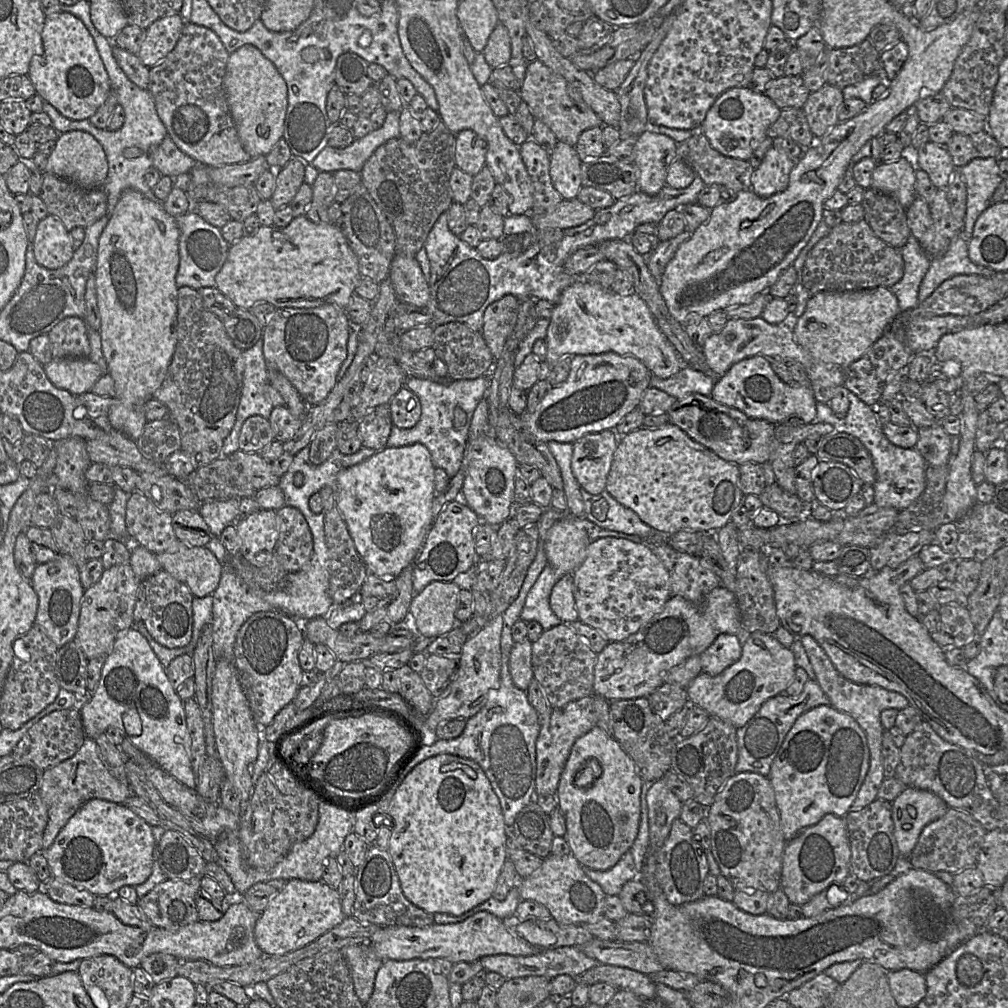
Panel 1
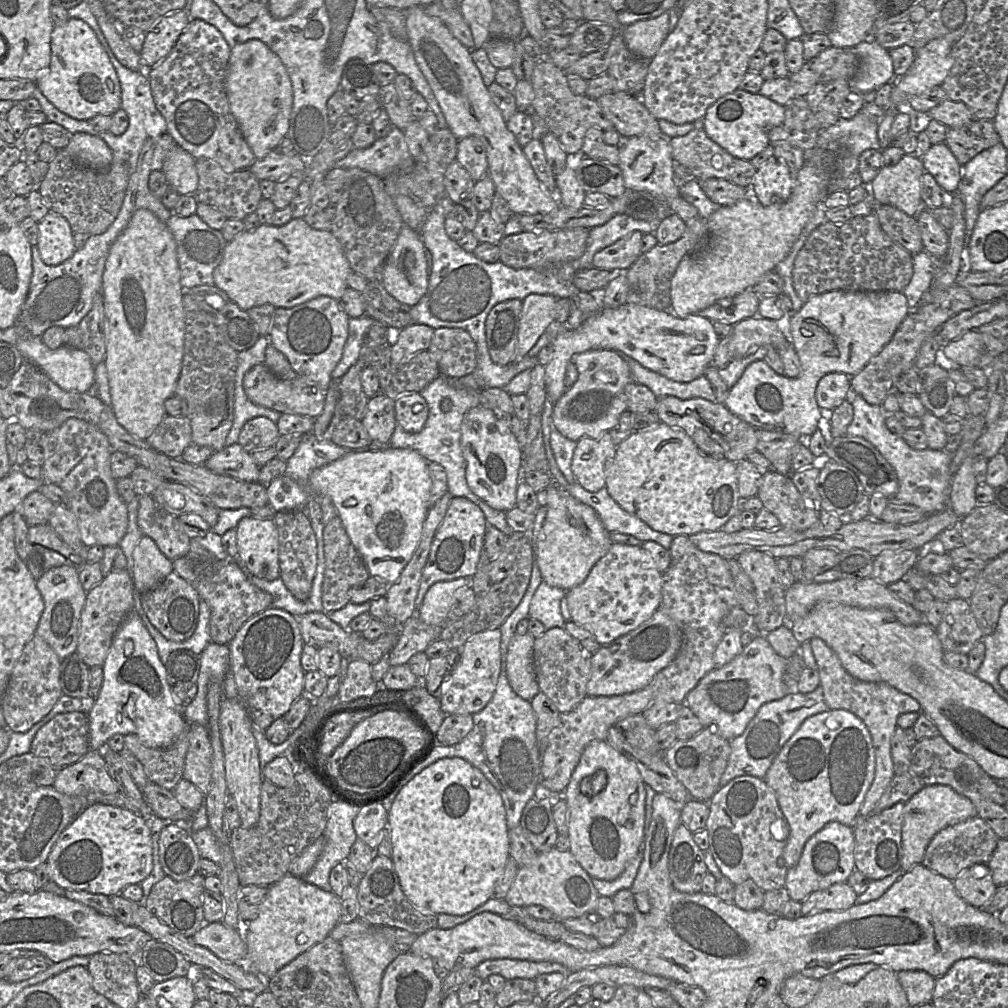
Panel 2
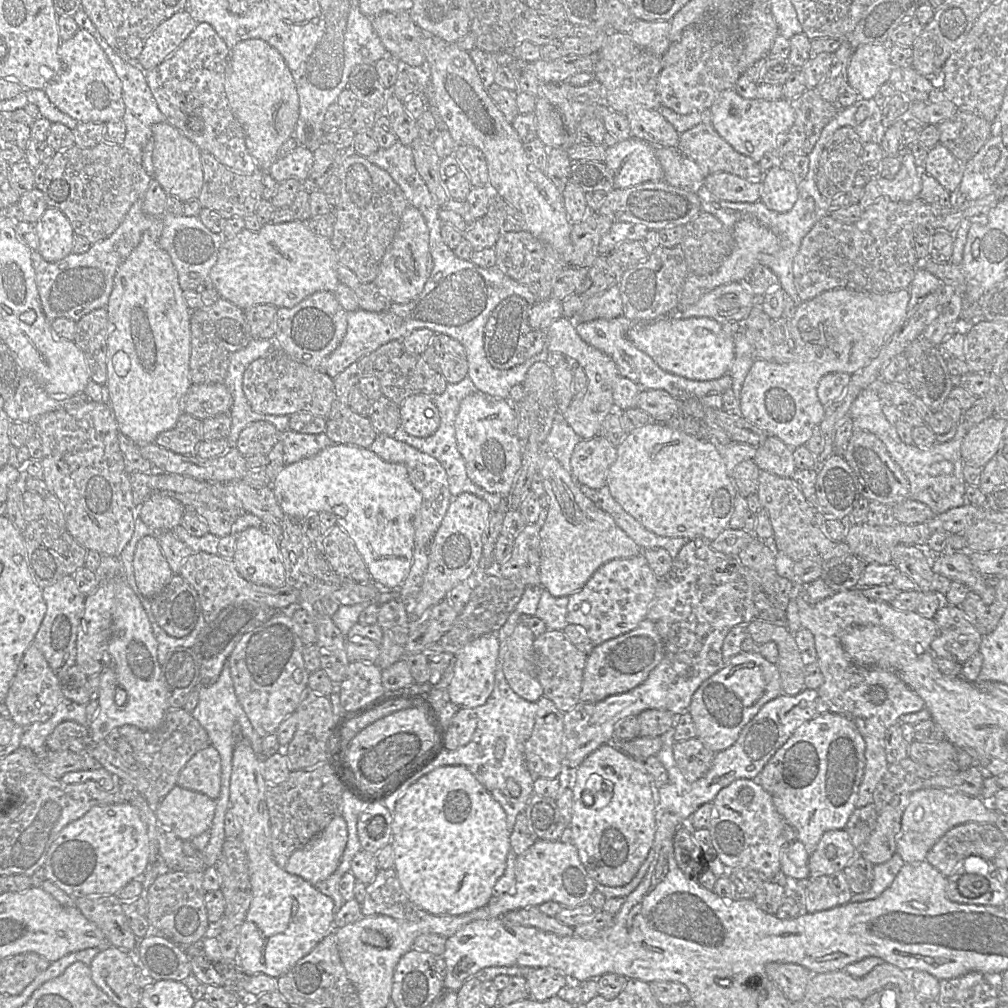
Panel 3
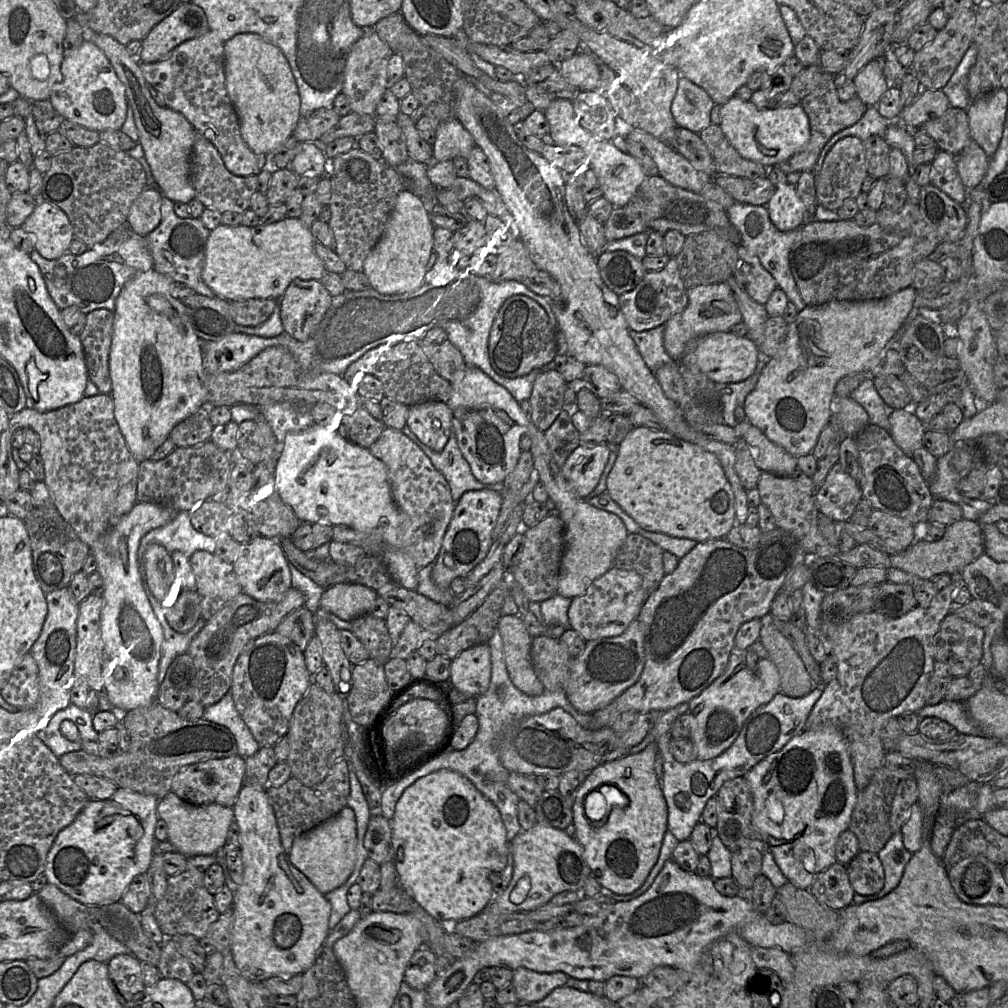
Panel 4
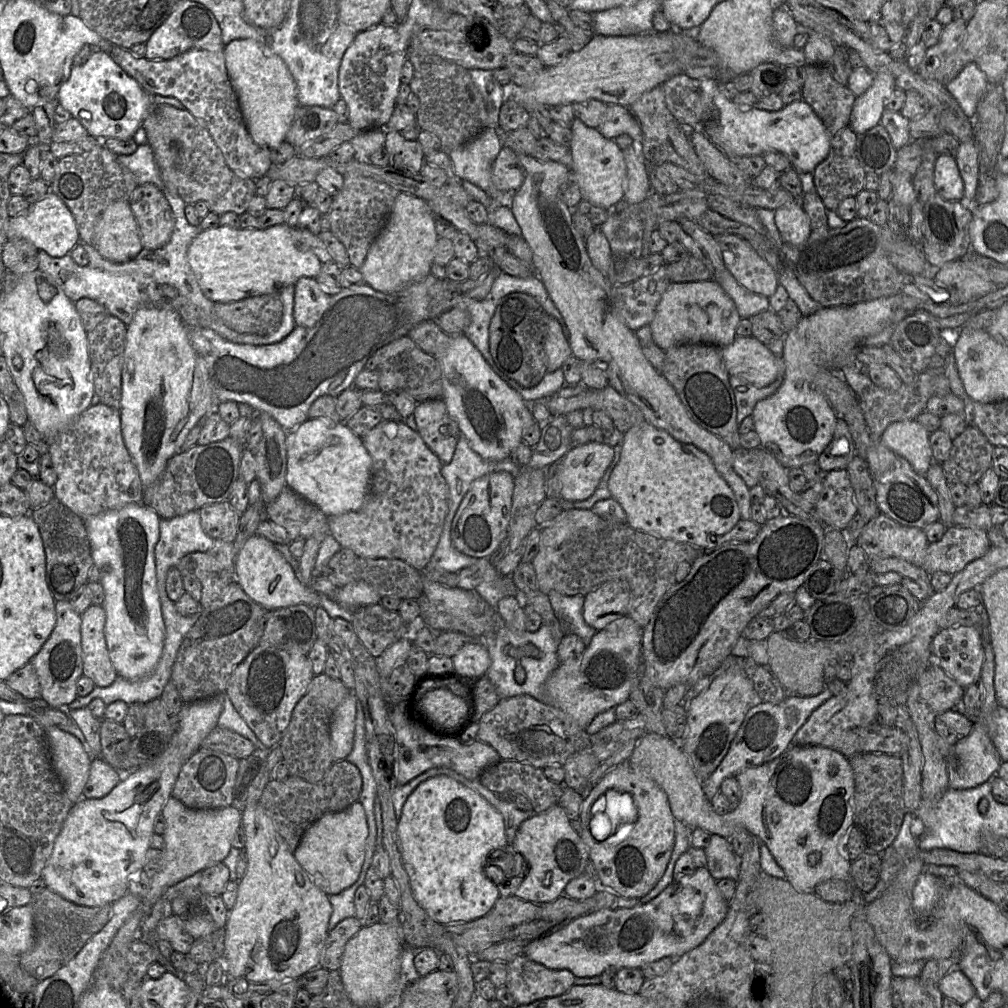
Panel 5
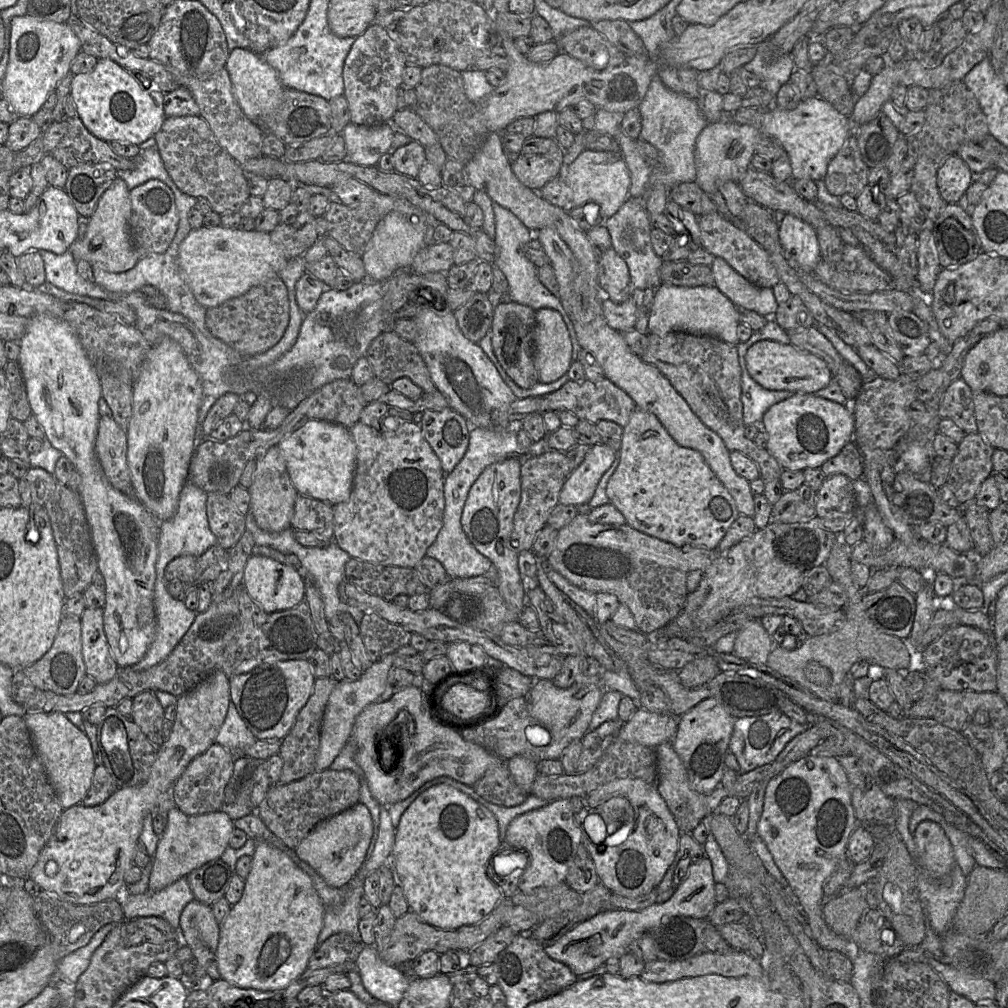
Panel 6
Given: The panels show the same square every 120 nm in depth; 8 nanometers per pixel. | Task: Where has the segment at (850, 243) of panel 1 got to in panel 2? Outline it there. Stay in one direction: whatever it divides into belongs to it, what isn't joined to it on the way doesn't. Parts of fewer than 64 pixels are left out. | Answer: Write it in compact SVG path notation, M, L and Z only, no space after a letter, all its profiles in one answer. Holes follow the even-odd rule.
M877 215L854 216L844 223L825 221L808 237L794 261L793 286L805 302L811 296L832 290L903 291L913 276L913 255L894 242L881 228Z

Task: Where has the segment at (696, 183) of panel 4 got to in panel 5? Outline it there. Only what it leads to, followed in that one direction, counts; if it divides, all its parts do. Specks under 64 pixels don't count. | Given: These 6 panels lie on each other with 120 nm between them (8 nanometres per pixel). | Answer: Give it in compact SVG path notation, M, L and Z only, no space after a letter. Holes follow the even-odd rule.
M608 104L604 121L597 129L604 137L613 140L622 134L627 134L634 140L632 145L641 149L643 131L629 107Z

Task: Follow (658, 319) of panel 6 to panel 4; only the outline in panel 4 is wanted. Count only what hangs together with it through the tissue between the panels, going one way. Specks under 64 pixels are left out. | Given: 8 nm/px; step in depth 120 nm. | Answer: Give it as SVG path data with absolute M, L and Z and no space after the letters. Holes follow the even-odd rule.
M726 282L698 285L686 289L686 307L664 324L663 345L667 354L679 362L691 349L693 342L713 332L728 332L731 326L742 322L734 294Z

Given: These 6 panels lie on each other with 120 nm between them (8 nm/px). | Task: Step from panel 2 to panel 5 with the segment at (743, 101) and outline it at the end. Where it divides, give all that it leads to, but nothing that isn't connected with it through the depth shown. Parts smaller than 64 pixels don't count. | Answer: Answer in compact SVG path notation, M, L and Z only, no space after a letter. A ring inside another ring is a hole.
M718 83L713 103L719 112L719 127L710 141L726 156L762 155L781 152L800 173L812 173L828 155L832 136L812 107L803 99L785 104L781 109L769 111L757 108L740 108L730 99Z

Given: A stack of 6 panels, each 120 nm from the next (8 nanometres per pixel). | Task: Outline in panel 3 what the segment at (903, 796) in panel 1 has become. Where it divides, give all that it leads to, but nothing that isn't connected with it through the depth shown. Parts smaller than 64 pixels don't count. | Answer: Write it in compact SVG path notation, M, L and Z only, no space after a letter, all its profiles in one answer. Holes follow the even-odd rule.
M927 788L914 791L909 796L908 805L902 816L901 829L896 841L896 853L904 863L921 862L937 841L953 827L968 823L995 825L999 812L990 806L990 801L981 797L971 797L940 788Z

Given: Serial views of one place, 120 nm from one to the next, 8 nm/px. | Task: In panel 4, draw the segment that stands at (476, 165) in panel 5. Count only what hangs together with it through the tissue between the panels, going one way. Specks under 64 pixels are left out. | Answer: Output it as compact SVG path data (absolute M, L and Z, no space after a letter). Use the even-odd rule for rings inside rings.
M455 118L442 122L437 127L433 148L434 162L453 160L461 156L468 158L476 147L471 134Z

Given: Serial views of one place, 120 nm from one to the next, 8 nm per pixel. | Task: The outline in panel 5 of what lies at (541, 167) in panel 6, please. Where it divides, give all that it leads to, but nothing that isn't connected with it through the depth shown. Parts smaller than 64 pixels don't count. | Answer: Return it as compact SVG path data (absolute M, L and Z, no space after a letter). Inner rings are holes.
M503 146L491 168L494 186L503 192L515 192L522 185L524 173L517 154L508 146Z

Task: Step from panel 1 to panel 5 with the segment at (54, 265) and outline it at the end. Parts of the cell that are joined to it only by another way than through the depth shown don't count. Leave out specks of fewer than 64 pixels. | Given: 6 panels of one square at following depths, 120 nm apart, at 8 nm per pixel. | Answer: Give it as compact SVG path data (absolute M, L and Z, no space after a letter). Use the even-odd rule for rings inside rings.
M53 192L31 204L29 209L8 221L7 239L24 238L32 242L38 250L43 250L52 257L63 257L71 254L79 243L79 233L75 219L66 204Z

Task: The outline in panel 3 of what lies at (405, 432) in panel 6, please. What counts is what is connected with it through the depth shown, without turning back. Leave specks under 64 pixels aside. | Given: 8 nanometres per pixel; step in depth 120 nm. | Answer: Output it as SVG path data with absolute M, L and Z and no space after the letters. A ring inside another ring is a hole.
M378 434L370 449L385 460L400 462L407 467L414 484L423 494L423 506L416 521L416 539L419 542L431 544L452 501L449 477L445 466L439 459L400 441L394 435Z

